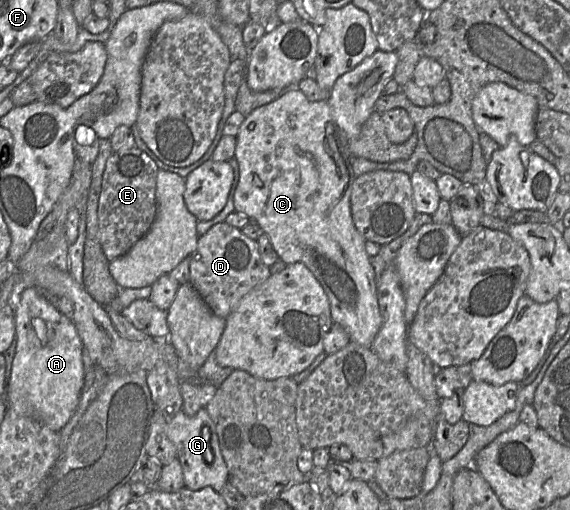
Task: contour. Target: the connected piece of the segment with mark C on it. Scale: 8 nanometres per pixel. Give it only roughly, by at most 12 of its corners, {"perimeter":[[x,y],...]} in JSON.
{"perimeter":[[326,100],[245,116],[235,212],[371,348],[382,316]]}

